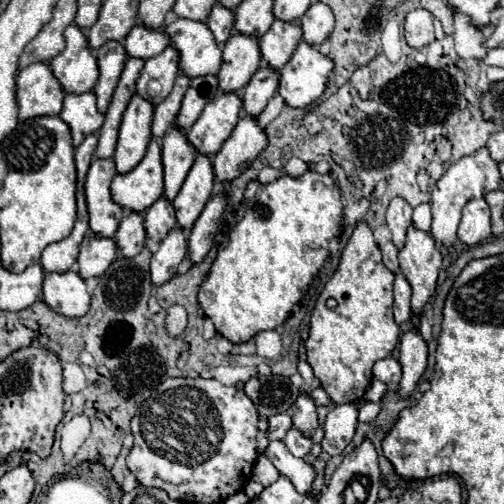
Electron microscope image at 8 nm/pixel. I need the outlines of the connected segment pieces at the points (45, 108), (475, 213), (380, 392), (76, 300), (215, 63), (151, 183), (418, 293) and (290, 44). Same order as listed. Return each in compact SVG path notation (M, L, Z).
M34 63L16 77L18 119L26 121L42 115L58 115L64 91L46 63Z
M470 199L462 211L458 239L466 245L478 245L492 235L490 207L484 199Z
M374 379L374 381L370 383L364 399L366 399L366 401L372 401L372 403L378 403L378 401L384 397L384 393L386 393L386 385L384 385L382 381Z
M76 271L46 273L42 285L42 301L64 317L82 317L90 307L86 283Z
M176 19L162 27L162 33L170 37L170 45L178 51L182 75L194 79L200 75L216 75L222 63L222 49L212 39L206 23Z
M158 143L148 145L144 159L126 175L116 175L112 179L112 201L126 211L144 213L156 199L162 197L162 163Z
M410 225L406 245L400 249L398 259L404 277L412 285L412 309L414 313L420 313L436 289L442 267L442 253L438 243L428 231Z
M274 21L270 31L260 39L262 59L270 69L280 71L300 43L300 27L294 23Z

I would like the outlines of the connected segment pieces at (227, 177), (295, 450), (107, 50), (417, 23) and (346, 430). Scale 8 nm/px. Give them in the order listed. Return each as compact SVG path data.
M250 115L242 117L230 137L224 141L222 149L212 157L214 177L222 183L234 181L250 167L250 163L260 155L264 147L266 135L258 127L256 119Z
M294 427L288 429L286 437L282 439L282 443L288 447L288 451L294 457L306 457L310 447L312 447L312 439L304 439L304 435L300 435L300 431L296 431Z
M106 41L98 51L96 51L96 61L98 61L98 69L100 69L100 77L96 81L94 87L94 95L96 95L96 107L100 113L106 113L112 93L116 89L116 83L120 79L120 73L124 69L126 63L126 55L124 55L124 45L118 41Z
M414 9L406 15L404 21L404 37L410 47L424 47L434 39L432 15L426 9Z
M352 403L336 405L324 421L322 451L328 455L344 453L346 445L352 441L358 423L358 409Z

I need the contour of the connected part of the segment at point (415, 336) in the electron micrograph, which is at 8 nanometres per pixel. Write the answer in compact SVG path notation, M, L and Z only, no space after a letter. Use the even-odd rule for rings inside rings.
M406 331L400 339L400 363L402 363L402 381L400 381L400 395L408 397L426 369L428 345L422 339L420 331Z

